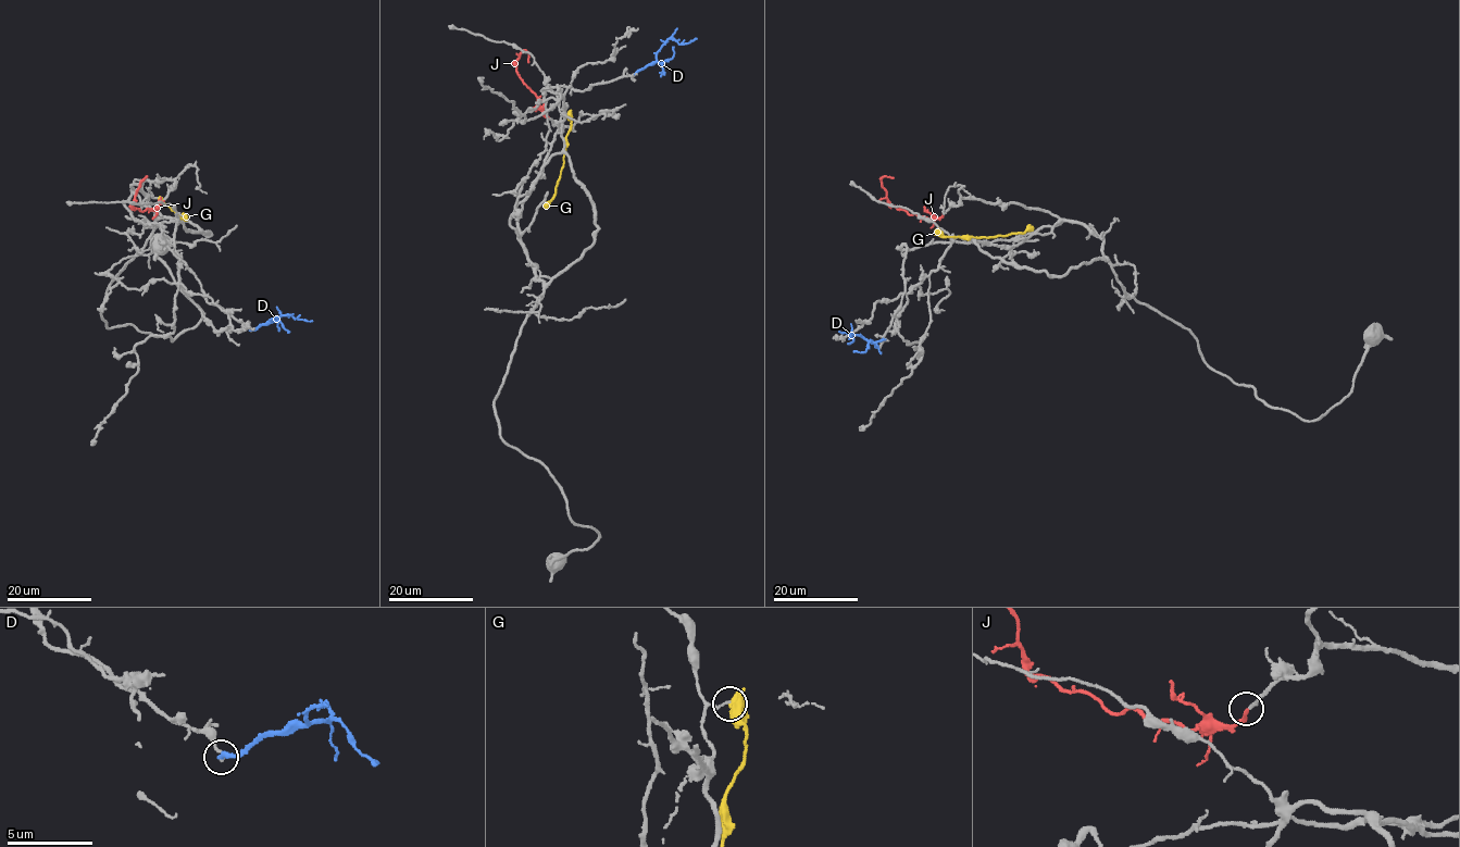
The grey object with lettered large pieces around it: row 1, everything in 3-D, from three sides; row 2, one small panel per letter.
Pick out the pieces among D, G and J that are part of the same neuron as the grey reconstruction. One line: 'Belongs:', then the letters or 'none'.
Belongs: J

